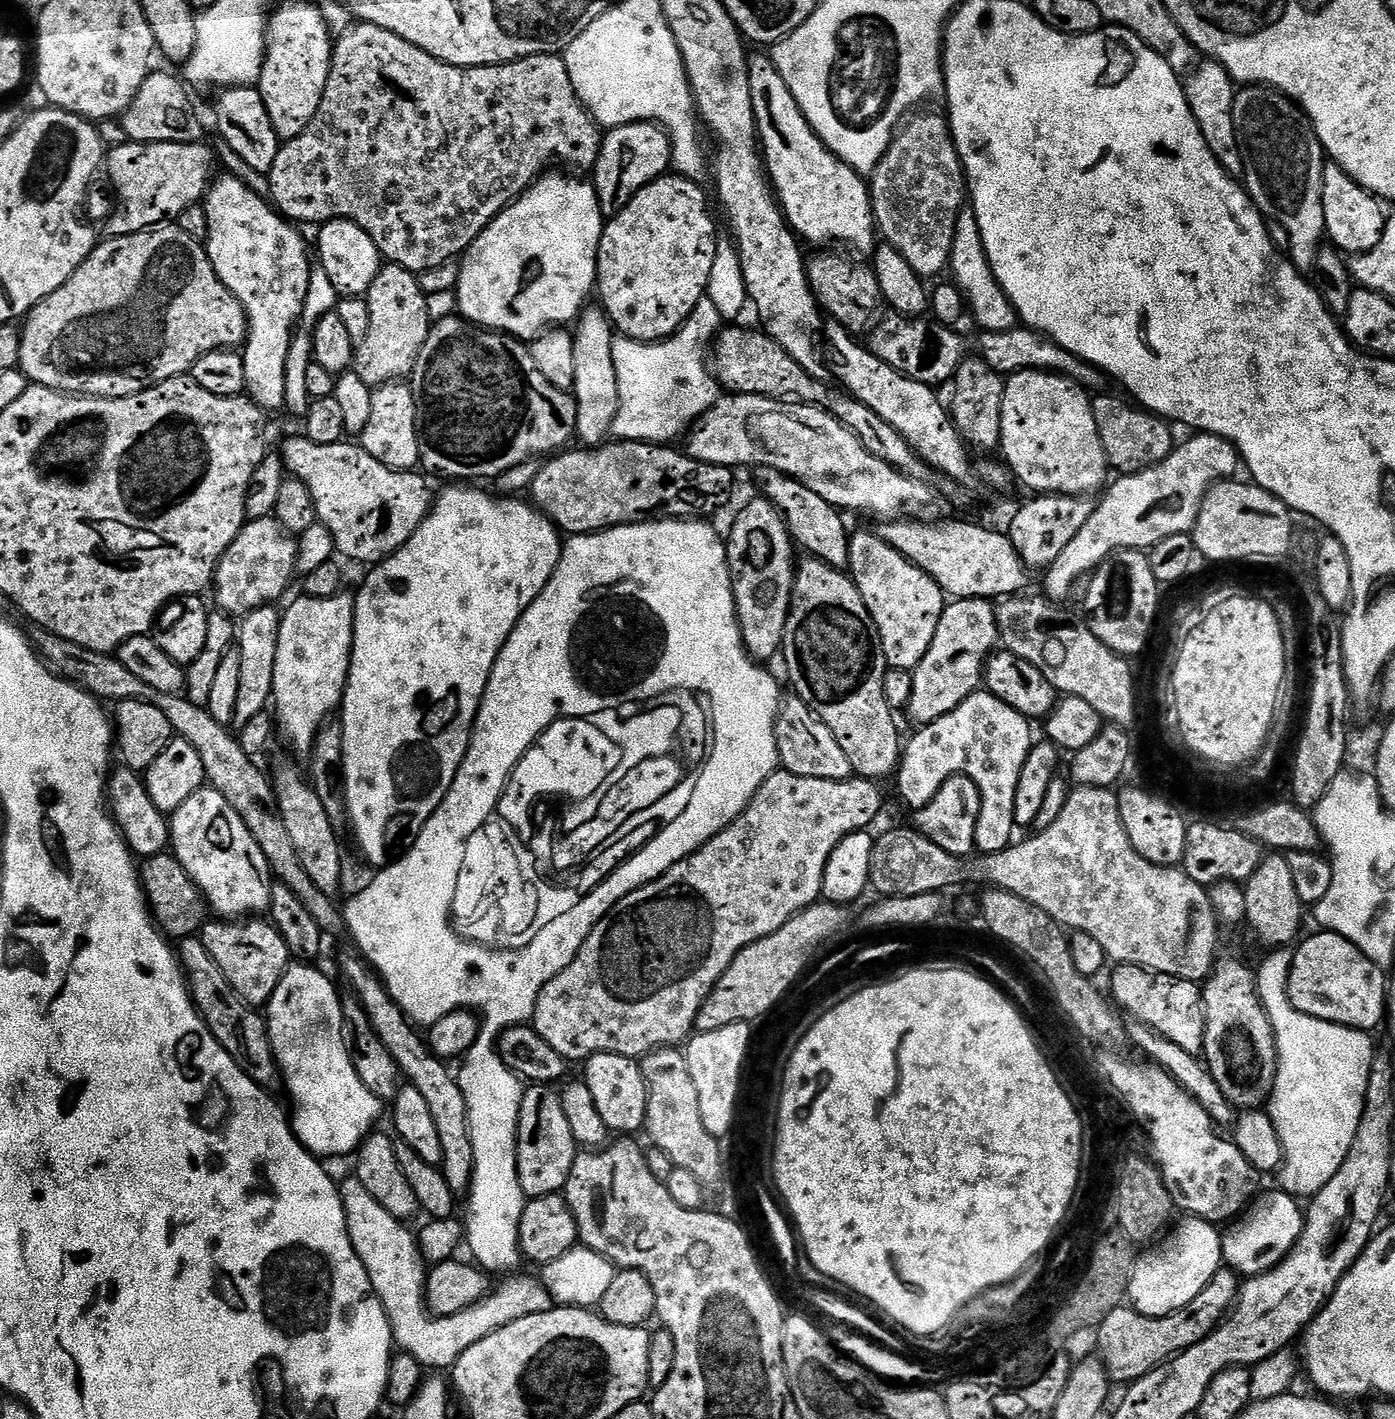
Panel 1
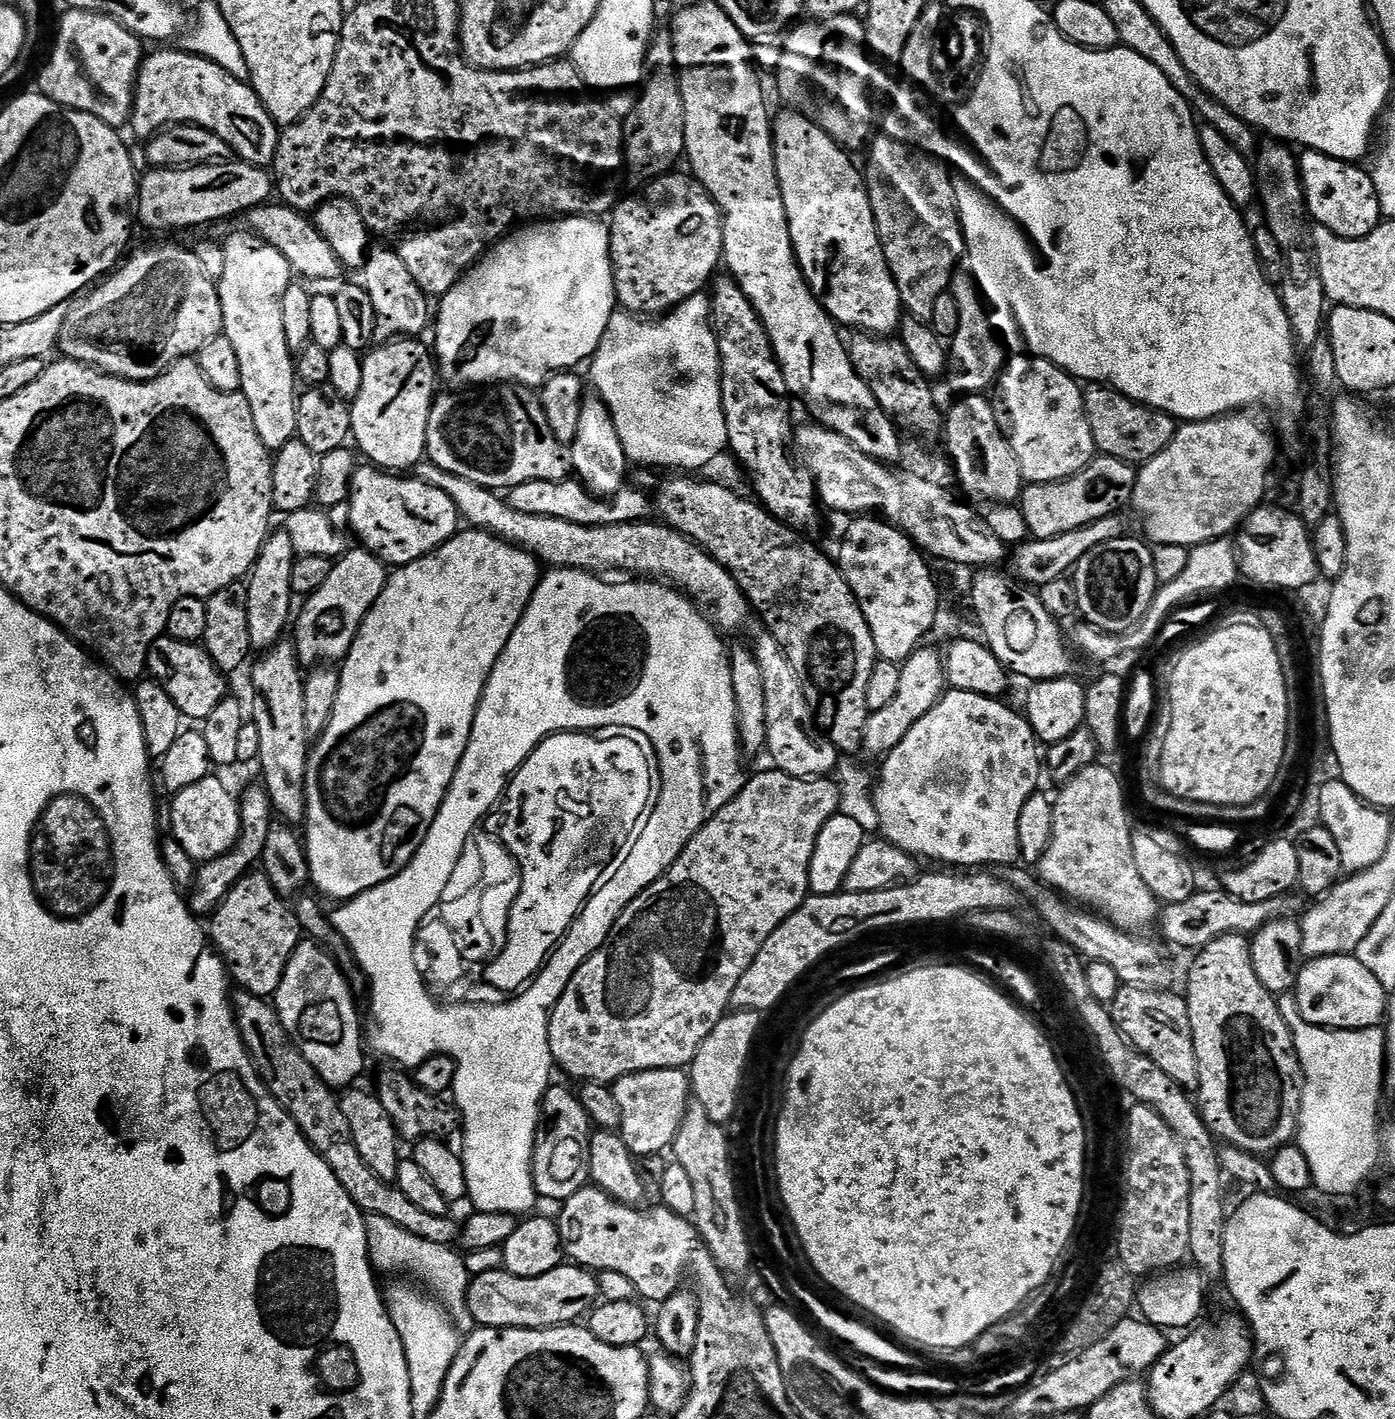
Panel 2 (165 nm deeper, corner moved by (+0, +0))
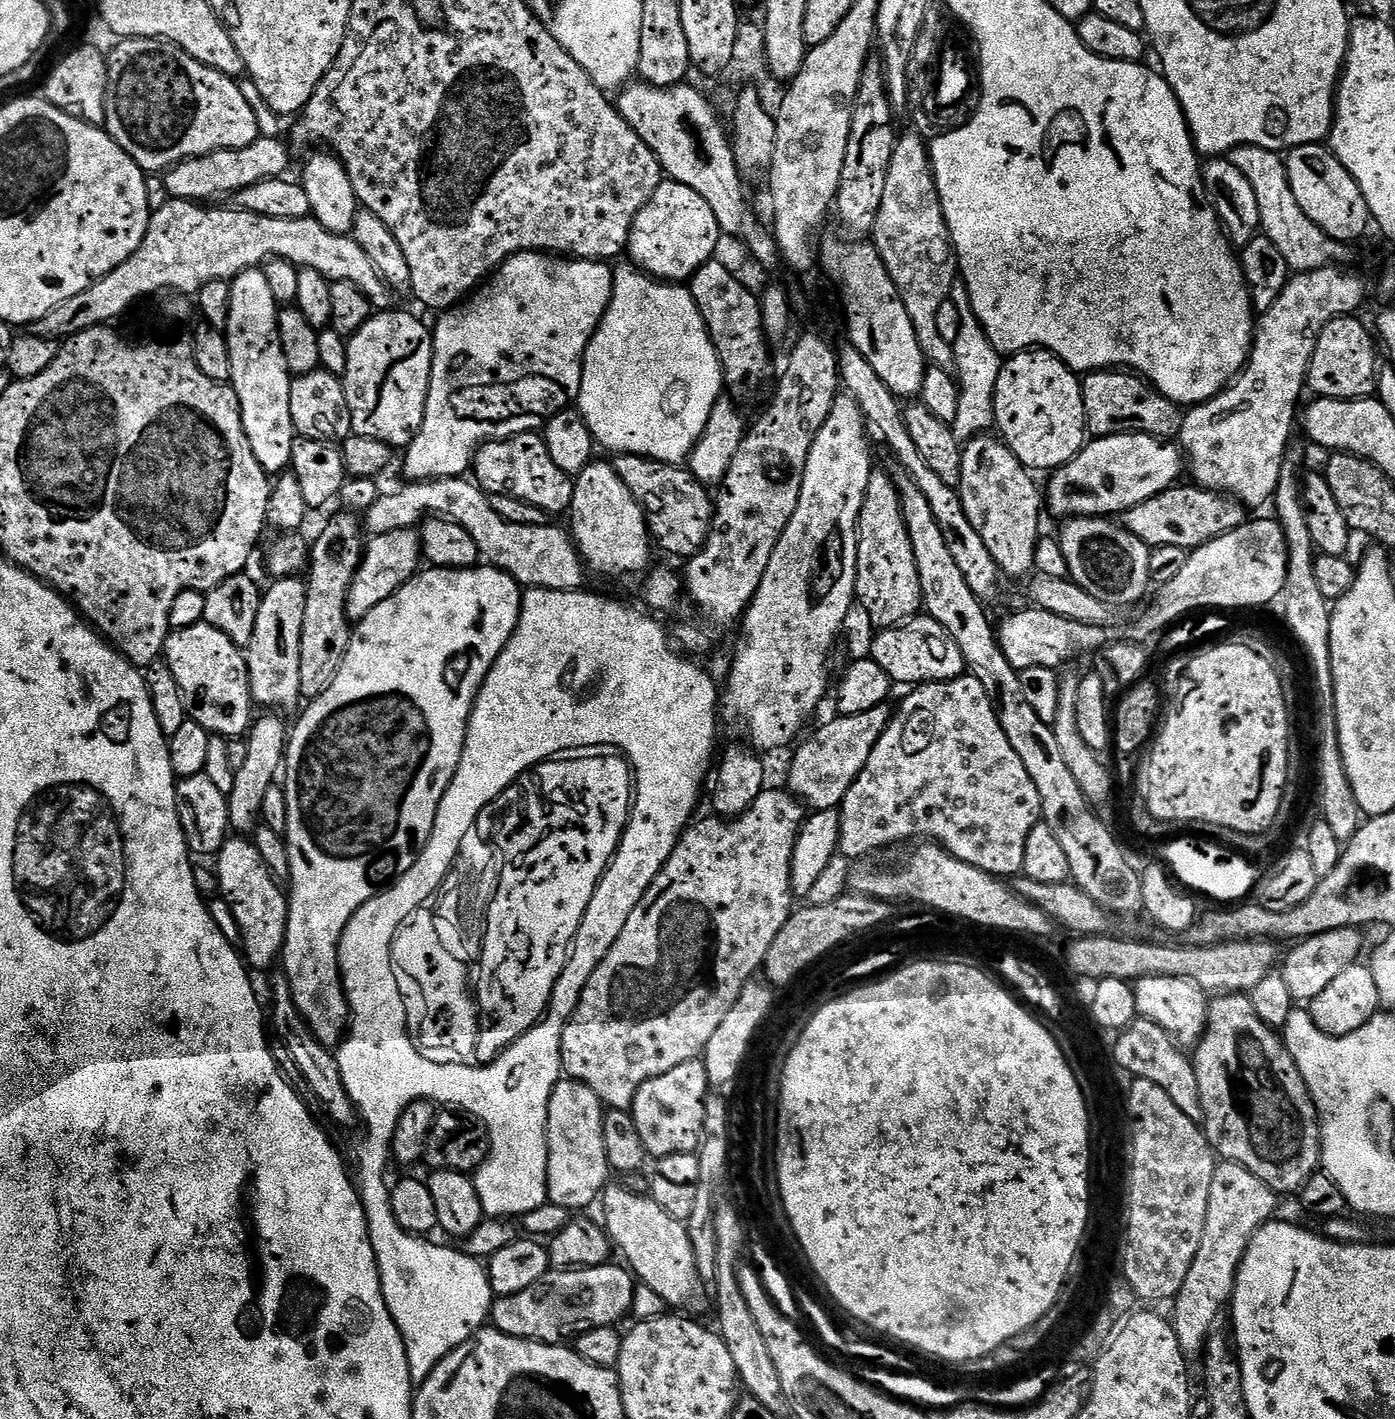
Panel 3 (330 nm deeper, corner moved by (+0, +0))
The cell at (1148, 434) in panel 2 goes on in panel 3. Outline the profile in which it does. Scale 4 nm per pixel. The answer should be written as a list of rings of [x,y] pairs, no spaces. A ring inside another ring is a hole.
[[[1097,370],[1087,373],[1080,385],[1084,422],[1093,437],[1141,432],[1165,442],[1177,439],[1184,425],[1185,409],[1167,400],[1143,376],[1131,370]]]

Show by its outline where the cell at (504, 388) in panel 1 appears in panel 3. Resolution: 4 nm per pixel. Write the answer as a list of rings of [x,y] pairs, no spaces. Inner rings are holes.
[[[527,432],[521,436],[511,436],[509,440],[486,443],[476,451],[476,459],[471,461],[470,468],[476,471],[475,483],[489,494],[518,498],[549,514],[567,513],[571,509],[573,477],[554,466],[554,458],[550,458],[550,450],[546,450],[543,435]]]

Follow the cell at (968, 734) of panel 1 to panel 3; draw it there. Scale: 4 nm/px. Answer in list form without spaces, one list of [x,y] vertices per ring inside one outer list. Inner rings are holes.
[[[965,674],[956,680],[942,680],[930,684],[922,684],[911,689],[912,692],[900,704],[900,709],[895,709],[892,721],[888,723],[888,729],[878,738],[874,750],[870,754],[870,762],[858,774],[858,778],[846,790],[846,798],[840,803],[840,850],[839,855],[847,856],[849,861],[855,862],[861,856],[870,852],[878,852],[882,848],[890,848],[894,844],[915,841],[917,838],[927,838],[935,842],[941,848],[945,848],[954,858],[974,866],[978,870],[988,872],[997,878],[1016,878],[1023,873],[1022,854],[1026,850],[1026,838],[1030,838],[1030,830],[1041,819],[1040,799],[1034,782],[1030,782],[1030,774],[1026,774],[1026,766],[1022,766],[1022,758],[1018,758],[1014,746],[1006,738],[1002,726],[998,722],[998,714],[994,710],[992,700],[986,694],[982,682],[978,682]]]

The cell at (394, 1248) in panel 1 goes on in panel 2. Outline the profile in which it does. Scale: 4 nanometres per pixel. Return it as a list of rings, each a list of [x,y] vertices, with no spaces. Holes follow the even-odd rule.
[[[368,1216],[366,1223],[368,1226],[368,1258],[377,1273],[413,1272],[418,1279],[425,1280],[429,1284],[427,1287],[435,1293],[438,1300],[442,1301],[448,1315],[452,1318],[452,1323],[461,1333],[467,1334],[477,1327],[471,1308],[464,1303],[468,1298],[470,1273],[465,1257],[459,1251],[451,1252],[454,1250],[449,1245],[438,1245],[415,1237],[414,1234],[406,1234],[402,1226],[394,1226],[394,1222],[389,1222],[387,1218]]]

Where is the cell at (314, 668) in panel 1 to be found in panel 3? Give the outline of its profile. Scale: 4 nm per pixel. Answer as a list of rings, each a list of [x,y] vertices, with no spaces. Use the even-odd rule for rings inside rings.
[[[413,529],[390,530],[390,534],[372,536],[364,549],[364,559],[356,571],[348,595],[349,621],[359,622],[378,602],[390,598],[402,585],[411,580],[422,568],[422,545],[419,535]]]

